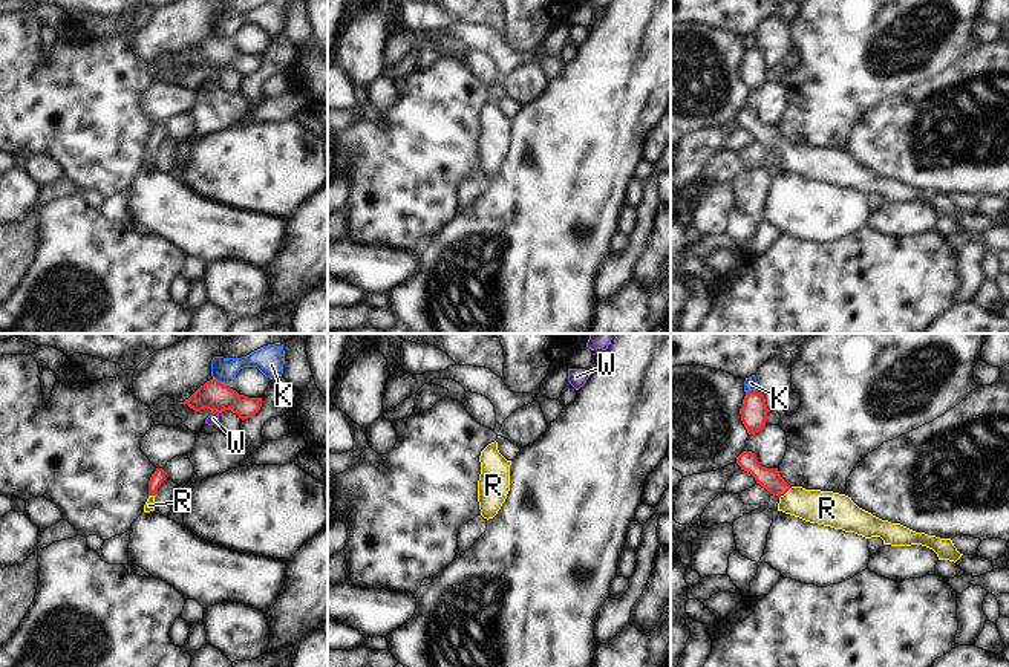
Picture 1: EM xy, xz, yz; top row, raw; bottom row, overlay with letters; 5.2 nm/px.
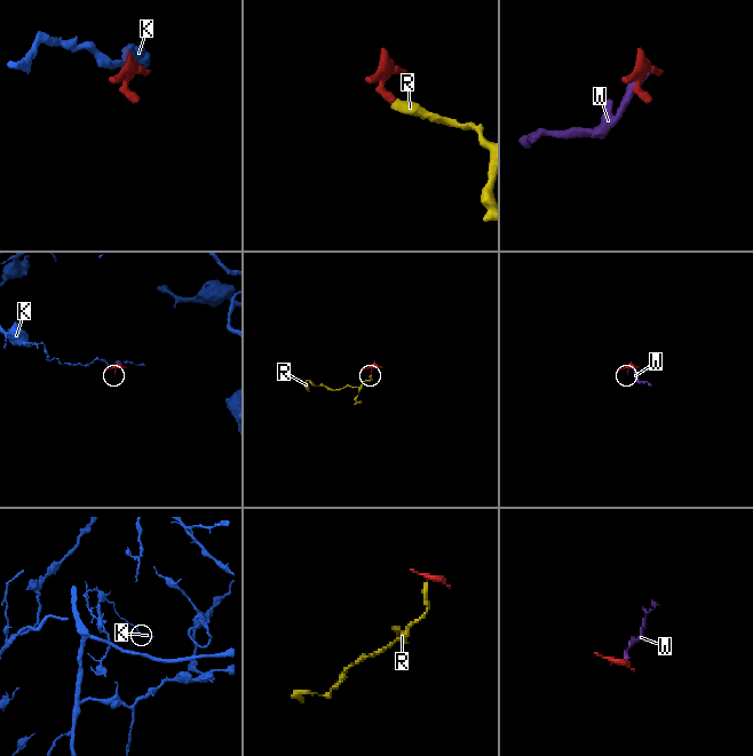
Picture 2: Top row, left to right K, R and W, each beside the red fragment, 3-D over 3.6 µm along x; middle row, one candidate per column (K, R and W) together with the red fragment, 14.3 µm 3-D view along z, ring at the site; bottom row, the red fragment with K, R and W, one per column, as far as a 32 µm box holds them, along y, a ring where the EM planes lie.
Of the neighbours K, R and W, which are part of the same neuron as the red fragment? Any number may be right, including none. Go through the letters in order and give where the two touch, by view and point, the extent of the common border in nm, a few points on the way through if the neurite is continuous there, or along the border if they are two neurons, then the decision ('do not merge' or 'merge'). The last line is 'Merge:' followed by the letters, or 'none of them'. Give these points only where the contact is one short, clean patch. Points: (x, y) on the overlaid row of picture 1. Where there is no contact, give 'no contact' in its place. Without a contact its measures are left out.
K: xy (221, 383) | 90 nm | do not merge
R: yz (786, 491) | 90 nm | across yz (770, 479), (786, 491), (795, 501), (827, 508) | merge
W: xy (215, 410) | 40 nm | along xy (212, 410), (218, 413) | do not merge
Merge: R

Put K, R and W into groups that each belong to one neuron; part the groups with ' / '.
K / R / W

